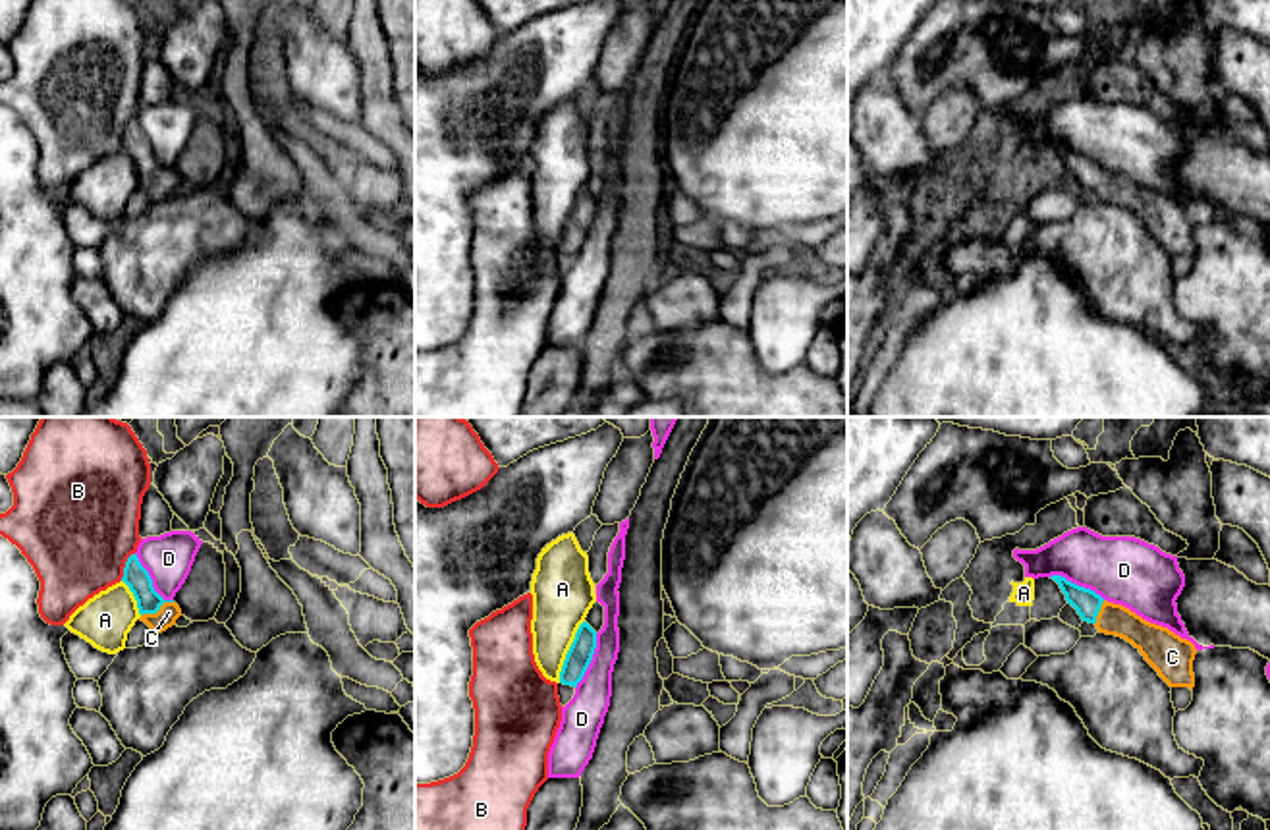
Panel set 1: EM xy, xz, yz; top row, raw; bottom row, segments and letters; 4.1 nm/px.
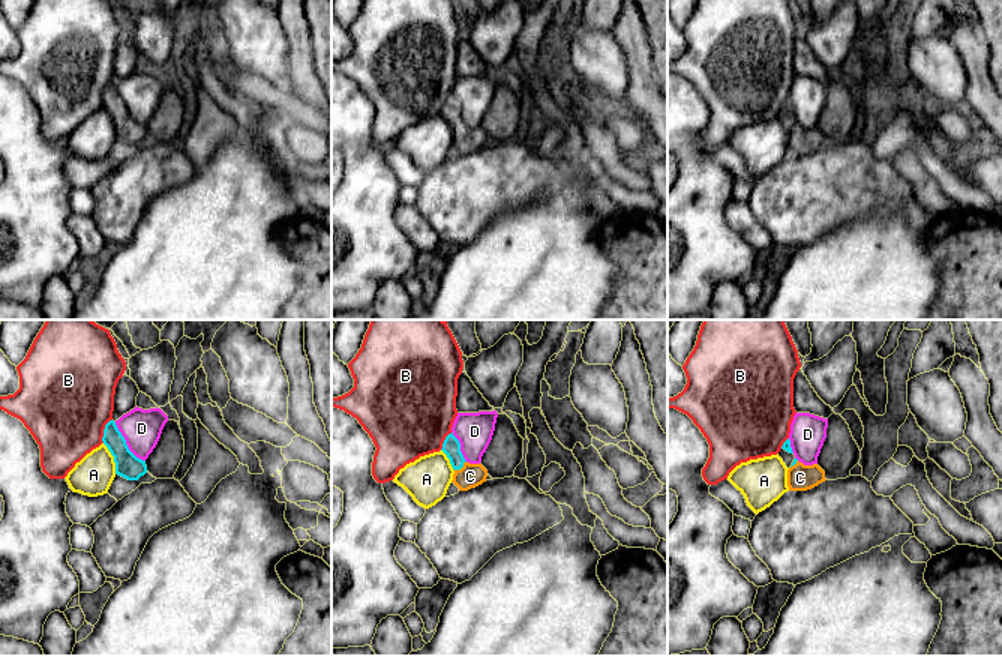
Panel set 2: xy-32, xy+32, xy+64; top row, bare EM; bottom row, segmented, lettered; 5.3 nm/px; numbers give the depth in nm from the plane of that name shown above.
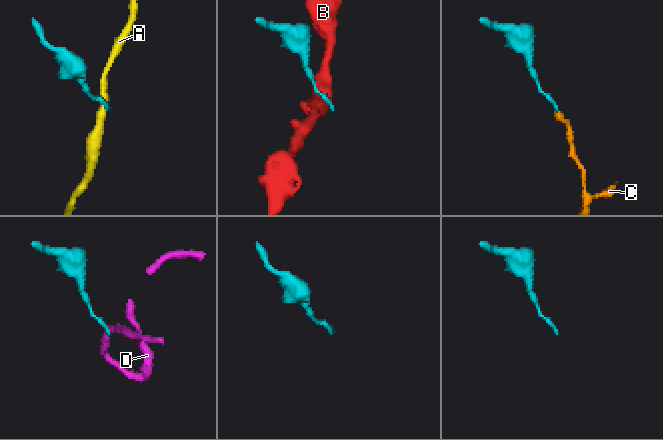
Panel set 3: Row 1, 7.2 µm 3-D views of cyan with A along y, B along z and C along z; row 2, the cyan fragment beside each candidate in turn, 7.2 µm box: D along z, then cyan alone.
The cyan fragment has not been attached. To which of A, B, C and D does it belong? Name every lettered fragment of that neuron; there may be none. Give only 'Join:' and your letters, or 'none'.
Join: C

